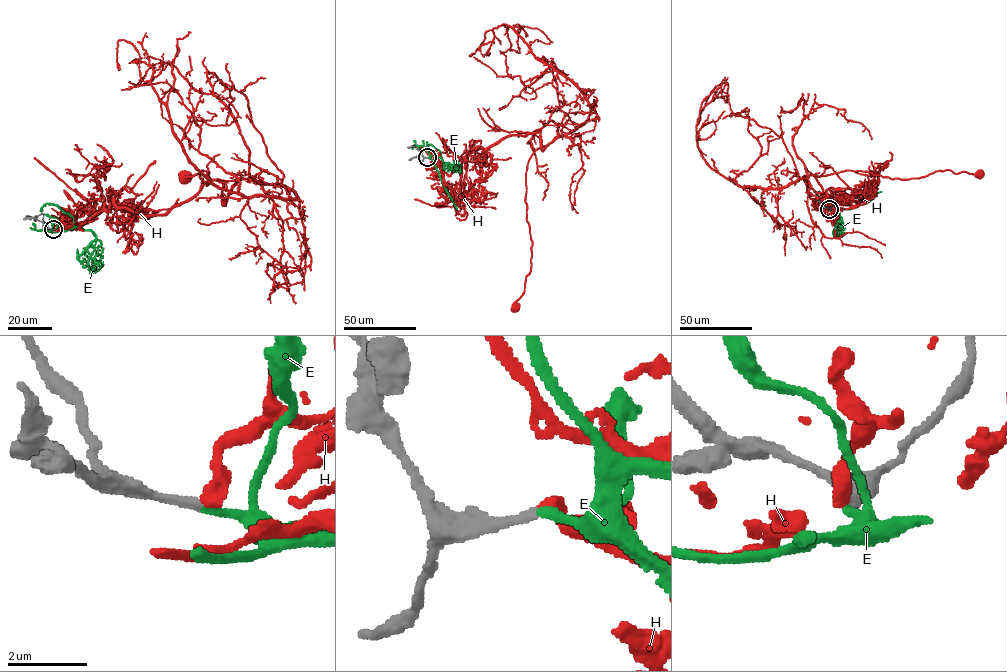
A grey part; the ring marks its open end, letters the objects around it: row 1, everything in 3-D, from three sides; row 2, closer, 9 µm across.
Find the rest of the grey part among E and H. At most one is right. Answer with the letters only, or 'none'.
E

